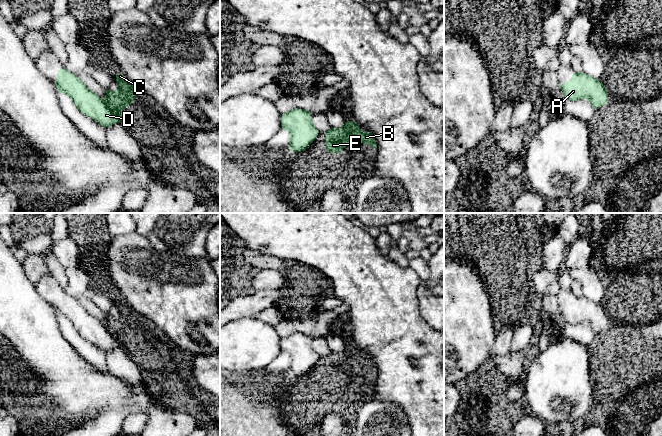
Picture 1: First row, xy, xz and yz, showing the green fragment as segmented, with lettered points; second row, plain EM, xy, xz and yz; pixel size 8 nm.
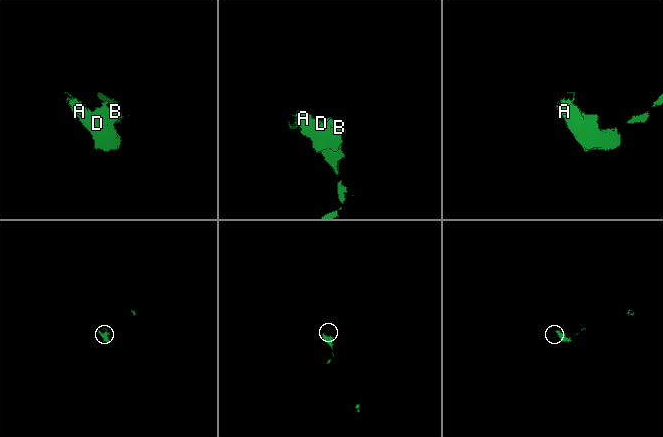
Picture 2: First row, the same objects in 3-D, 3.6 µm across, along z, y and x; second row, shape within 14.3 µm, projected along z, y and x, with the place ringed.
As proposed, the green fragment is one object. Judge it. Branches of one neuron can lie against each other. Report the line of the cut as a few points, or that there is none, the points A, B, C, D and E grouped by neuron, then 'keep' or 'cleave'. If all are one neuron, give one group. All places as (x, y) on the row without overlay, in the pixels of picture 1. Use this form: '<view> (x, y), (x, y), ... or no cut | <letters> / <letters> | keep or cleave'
no cut | A B C D E | keep

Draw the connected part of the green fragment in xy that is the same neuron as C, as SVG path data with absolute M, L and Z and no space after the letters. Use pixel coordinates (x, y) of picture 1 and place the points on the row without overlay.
M65 293L57 295L56 315L70 320L78 334L84 339L98 346L105 353L125 344L122 333L134 327L137 312L126 309L126 301L122 297L115 297L118 315L105 313L106 324L102 325L97 318L77 300Z

